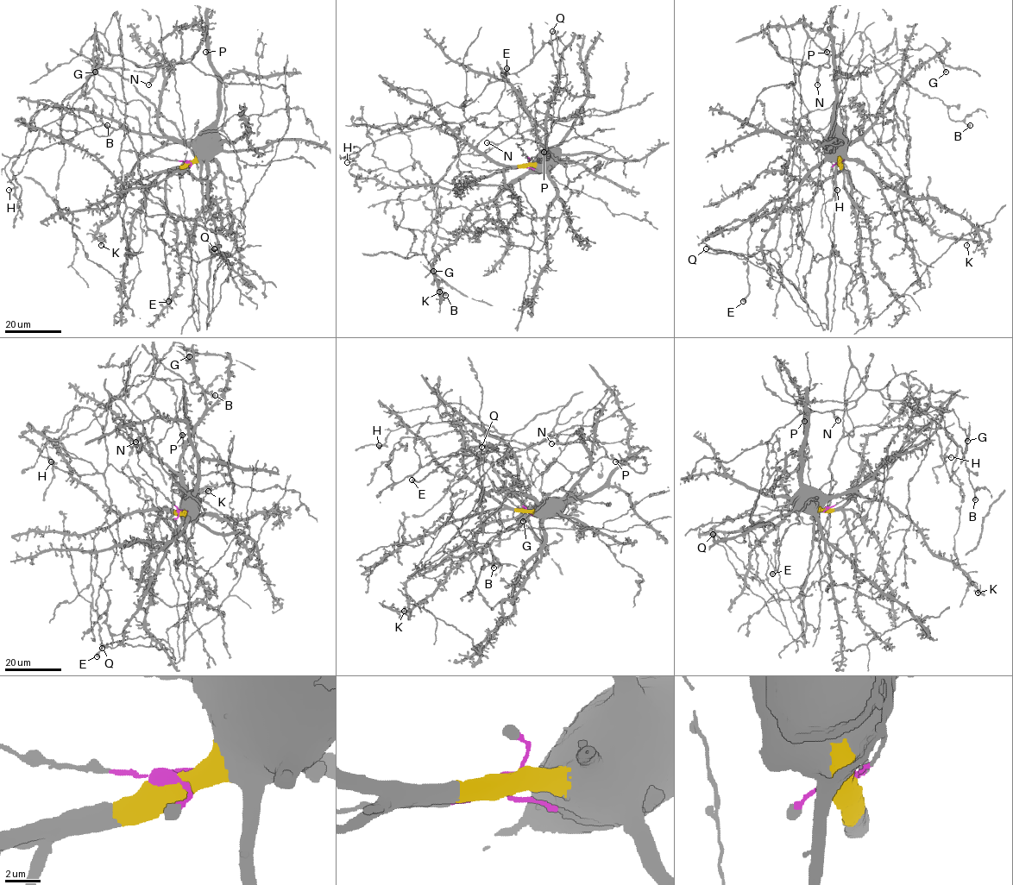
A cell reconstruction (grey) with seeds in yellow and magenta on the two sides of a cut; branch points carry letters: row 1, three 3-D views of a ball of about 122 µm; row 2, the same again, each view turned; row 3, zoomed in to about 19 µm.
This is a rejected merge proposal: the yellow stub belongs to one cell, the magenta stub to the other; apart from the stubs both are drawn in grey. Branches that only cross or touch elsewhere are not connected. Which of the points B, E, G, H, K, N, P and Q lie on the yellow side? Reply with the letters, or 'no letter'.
K, P, Q

